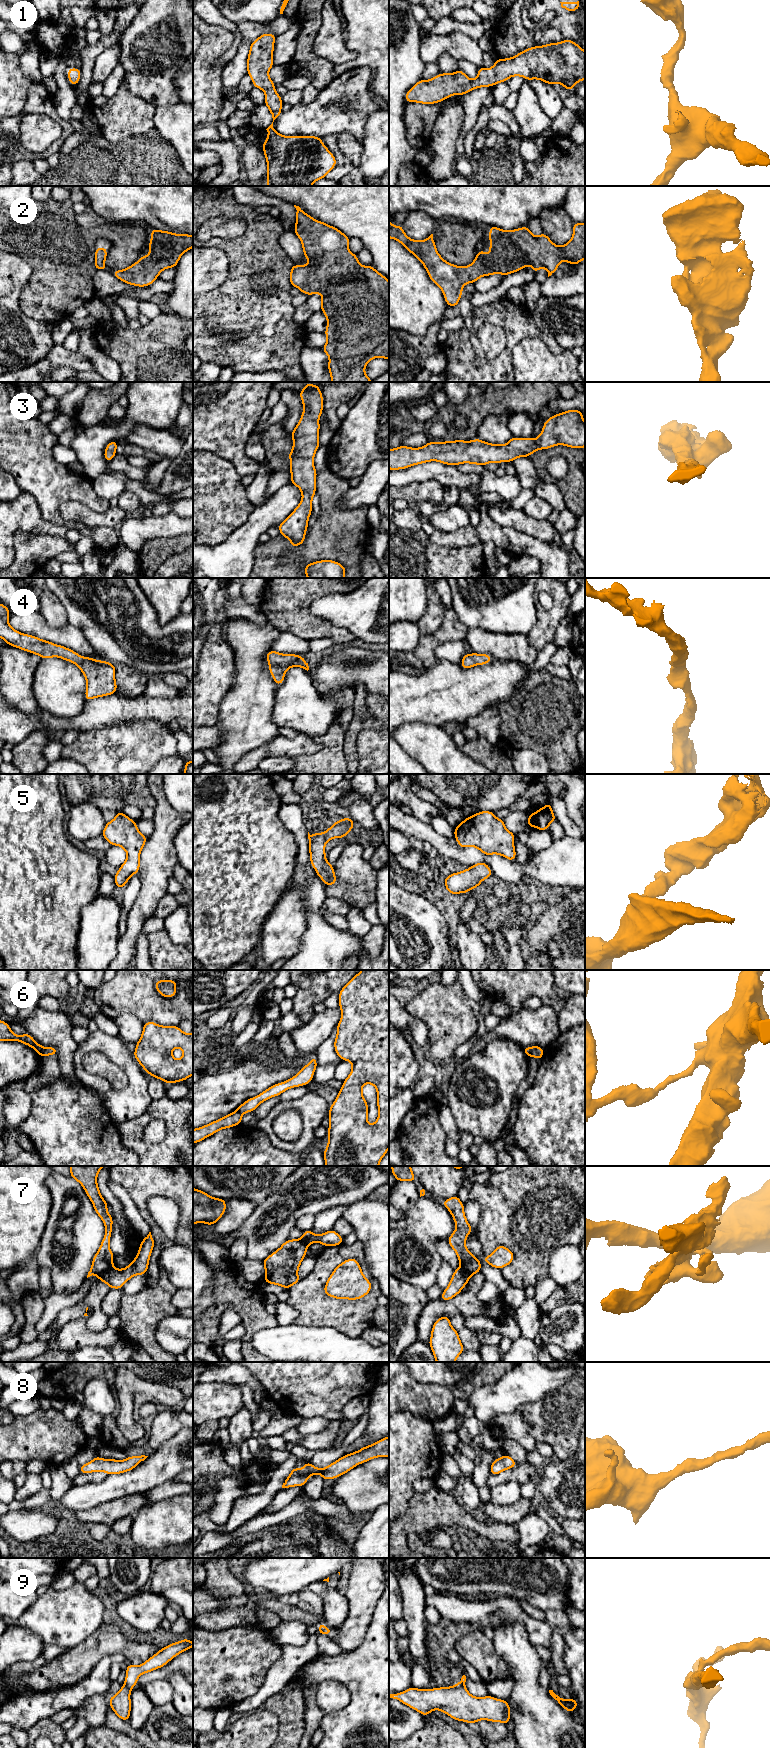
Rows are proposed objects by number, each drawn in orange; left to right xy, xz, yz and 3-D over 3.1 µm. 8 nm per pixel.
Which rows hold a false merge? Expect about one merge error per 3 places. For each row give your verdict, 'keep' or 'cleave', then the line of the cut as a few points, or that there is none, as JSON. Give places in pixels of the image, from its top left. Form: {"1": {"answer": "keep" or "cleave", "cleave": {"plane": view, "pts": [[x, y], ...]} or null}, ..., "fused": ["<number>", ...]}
{"1": {"answer": "keep", "cleave": null}, "2": {"answer": "keep", "cleave": null}, "3": {"answer": "keep", "cleave": null}, "4": {"answer": "keep", "cleave": null}, "5": {"answer": "keep", "cleave": null}, "6": {"answer": "cleave", "cleave": {"plane": "xy", "pts": [[44, 1047], [42, 1056]]}}, "7": {"answer": "cleave", "cleave": {"plane": "xy", "pts": [[113, 1267], [104, 1272], [98, 1279]]}}, "8": {"answer": "keep", "cleave": null}, "9": {"answer": "cleave", "cleave": {"plane": "xy", "pts": [[124, 1683], [130, 1688]]}}, "fused": ["6", "7", "9"]}

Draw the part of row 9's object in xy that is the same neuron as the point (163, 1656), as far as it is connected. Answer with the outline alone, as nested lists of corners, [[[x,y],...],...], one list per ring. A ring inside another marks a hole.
[[[184,1638],[179,1642],[169,1644],[166,1647],[160,1649],[156,1654],[154,1654],[140,1666],[134,1666],[133,1664],[129,1663],[129,1665],[126,1667],[126,1678],[124,1684],[129,1688],[135,1687],[140,1675],[149,1673],[155,1669],[165,1666],[178,1654],[189,1650],[192,1647],[193,1642]]]

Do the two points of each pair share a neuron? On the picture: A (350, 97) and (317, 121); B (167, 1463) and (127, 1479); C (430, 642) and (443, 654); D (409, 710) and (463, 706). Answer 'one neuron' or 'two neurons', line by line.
A: one neuron
B: one neuron
C: two neurons
D: one neuron

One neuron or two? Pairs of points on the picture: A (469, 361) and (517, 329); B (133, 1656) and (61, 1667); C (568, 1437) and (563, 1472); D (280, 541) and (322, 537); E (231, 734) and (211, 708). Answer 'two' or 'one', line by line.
A: one
B: one
C: two
D: one
E: two

